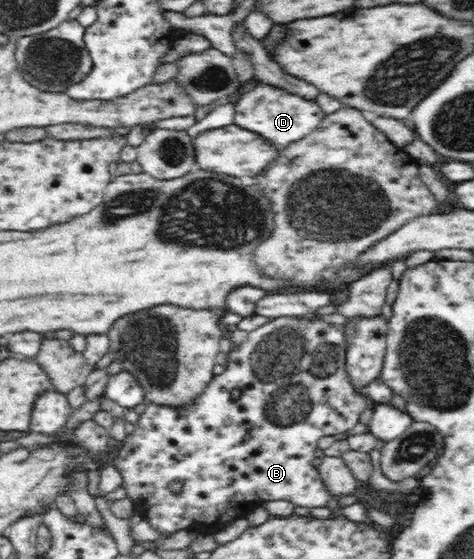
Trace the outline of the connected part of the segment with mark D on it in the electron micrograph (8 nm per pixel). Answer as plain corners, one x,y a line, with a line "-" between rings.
257,81
257,84
243,94
235,105
234,123
241,128
265,135
282,151
289,144
303,140
319,128
327,114
315,100
305,100
303,96
291,94
283,88

